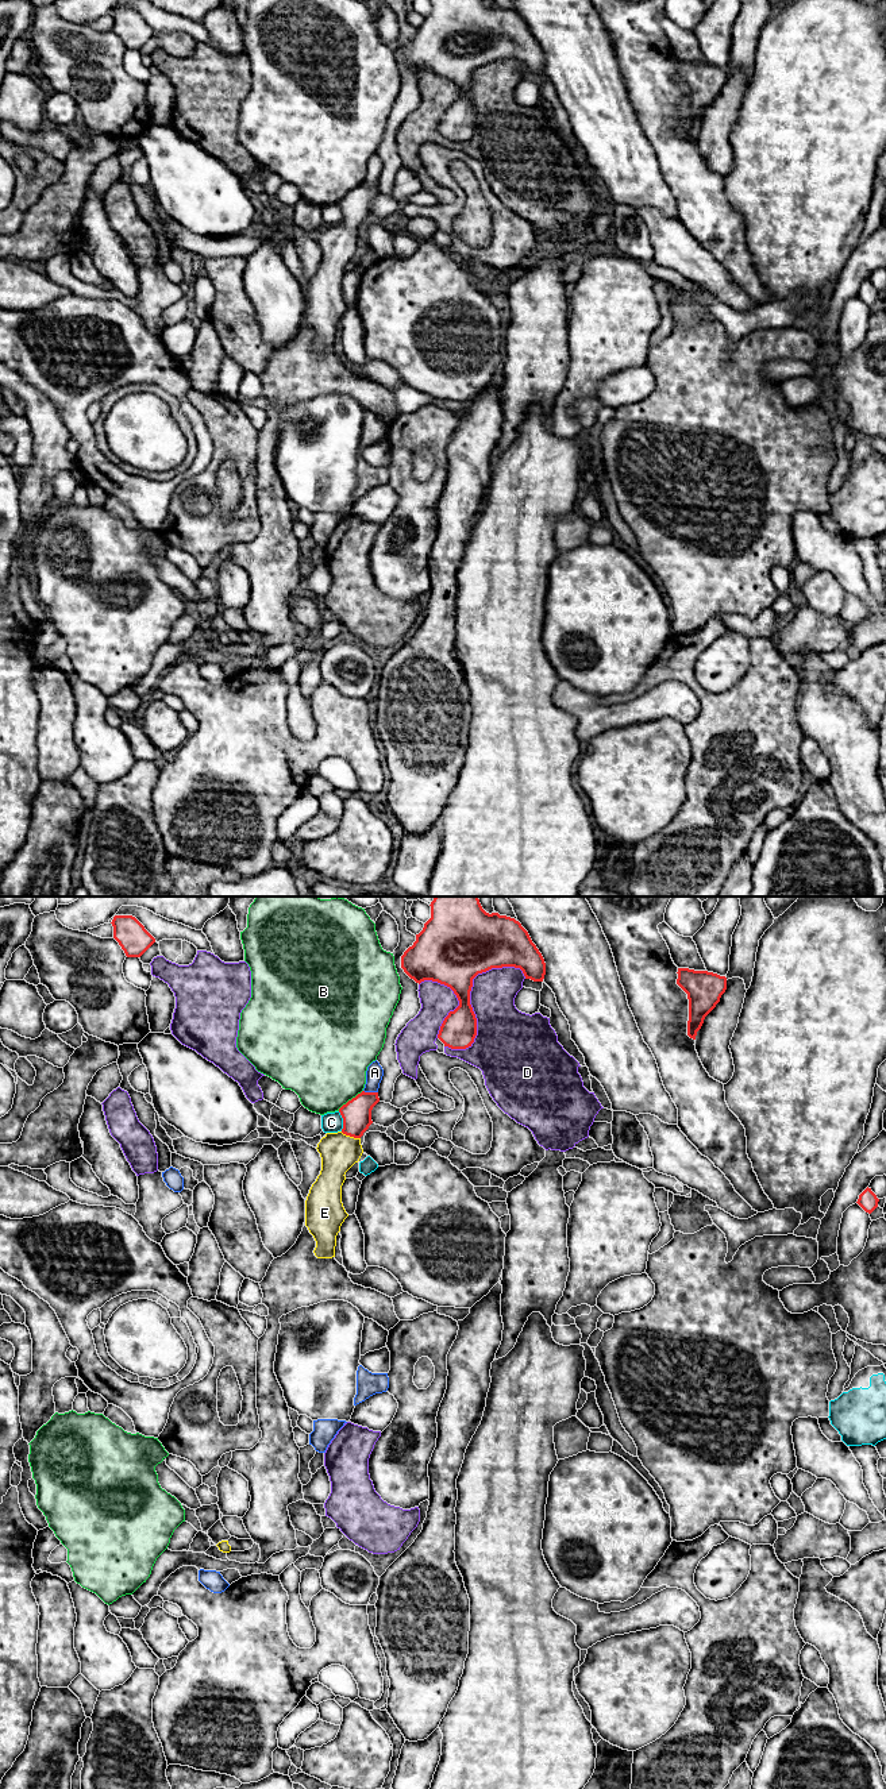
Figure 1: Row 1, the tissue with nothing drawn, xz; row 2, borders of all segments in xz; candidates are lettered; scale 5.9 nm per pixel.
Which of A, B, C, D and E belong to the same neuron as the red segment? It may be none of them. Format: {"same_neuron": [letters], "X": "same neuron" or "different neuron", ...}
{"same_neuron": ["E"], "A": "different neuron", "B": "different neuron", "C": "different neuron", "D": "different neuron", "E": "same neuron"}

